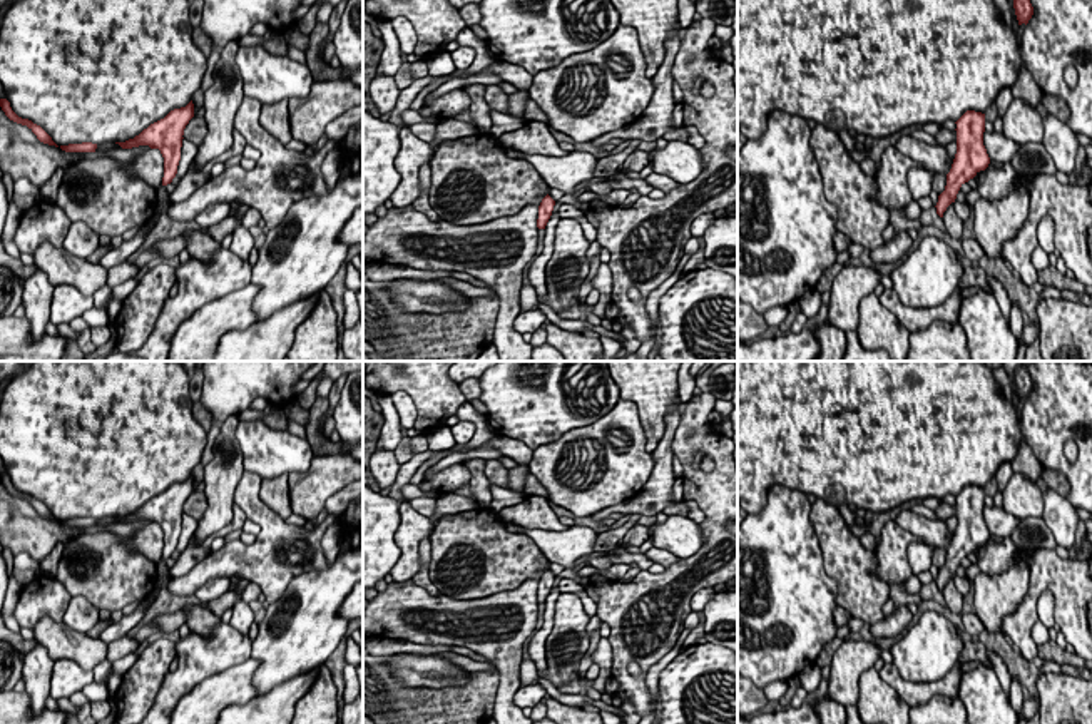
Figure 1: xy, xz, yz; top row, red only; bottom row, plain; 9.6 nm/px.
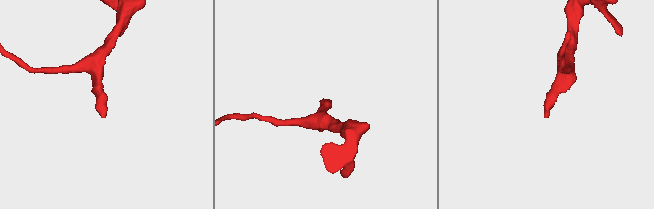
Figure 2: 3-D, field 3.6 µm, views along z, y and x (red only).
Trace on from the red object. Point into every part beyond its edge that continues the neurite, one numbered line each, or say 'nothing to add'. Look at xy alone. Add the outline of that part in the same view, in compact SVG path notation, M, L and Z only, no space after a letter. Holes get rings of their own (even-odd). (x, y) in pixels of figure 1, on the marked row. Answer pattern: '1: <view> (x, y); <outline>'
nothing to add

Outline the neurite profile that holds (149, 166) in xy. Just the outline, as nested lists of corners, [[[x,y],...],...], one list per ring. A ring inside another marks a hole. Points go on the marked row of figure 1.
[[[149,149],[130,161],[129,174],[159,189],[164,177],[164,157],[159,149]]]

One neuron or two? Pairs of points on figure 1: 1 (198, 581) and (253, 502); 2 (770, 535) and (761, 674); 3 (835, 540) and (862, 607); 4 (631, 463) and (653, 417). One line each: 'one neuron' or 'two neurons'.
1: one neuron
2: one neuron
3: one neuron
4: two neurons

